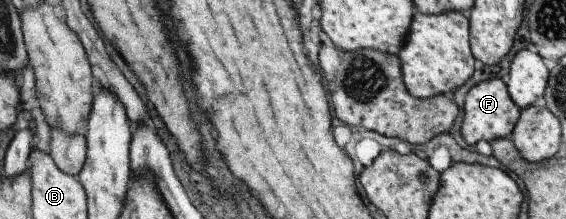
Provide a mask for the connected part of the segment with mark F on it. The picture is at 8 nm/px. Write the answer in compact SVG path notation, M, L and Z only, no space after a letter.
M493 78L479 82L467 92L464 103L461 134L465 142L471 146L475 146L479 140L491 142L498 138L509 137L519 120L520 109L511 100L508 88L502 79Z

